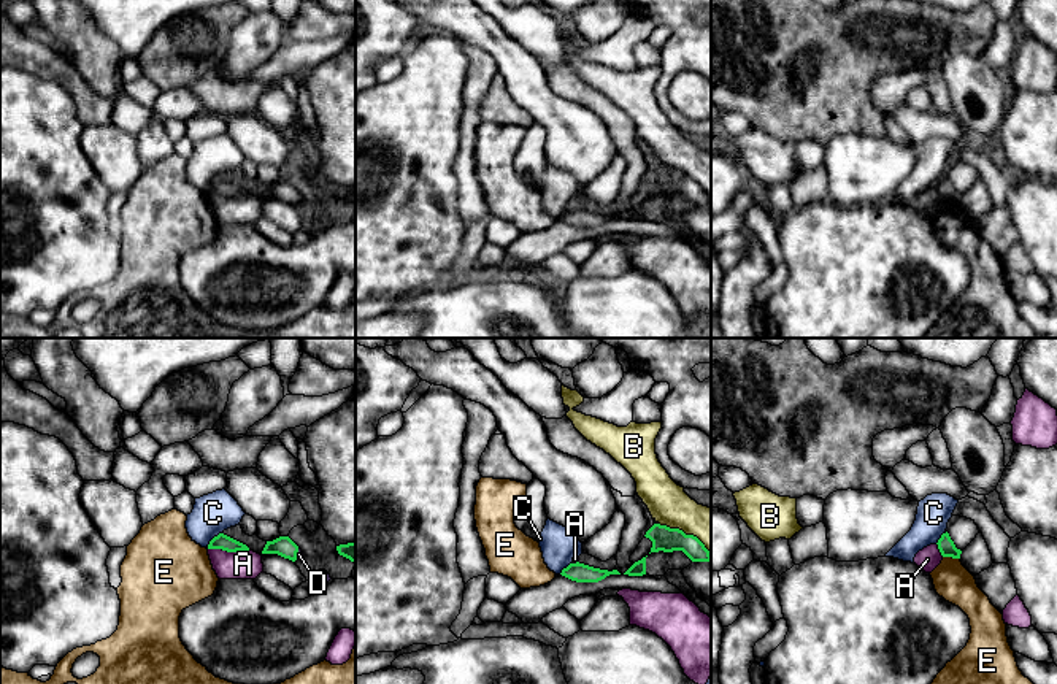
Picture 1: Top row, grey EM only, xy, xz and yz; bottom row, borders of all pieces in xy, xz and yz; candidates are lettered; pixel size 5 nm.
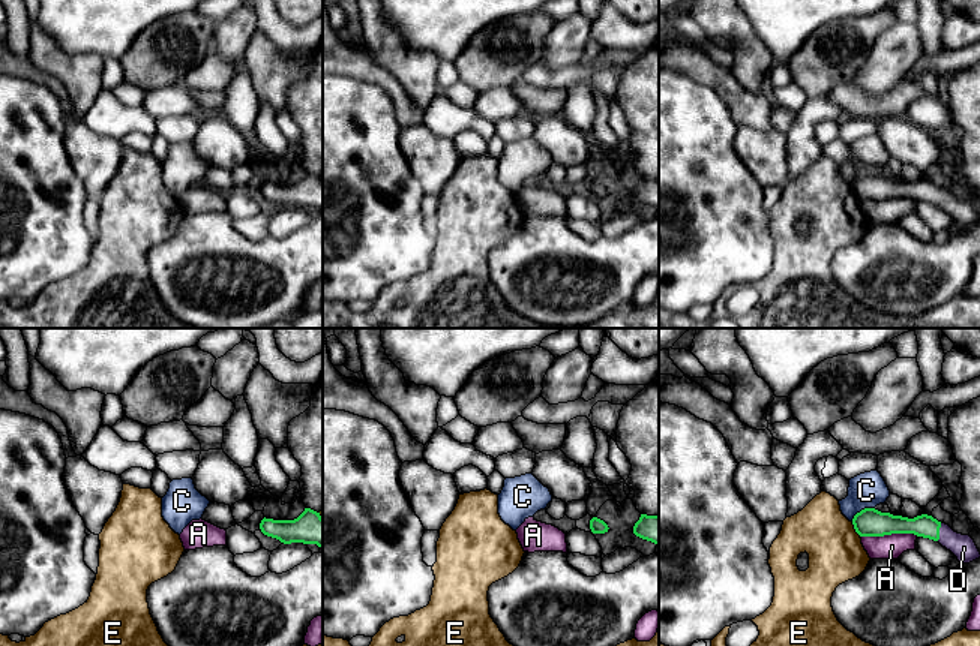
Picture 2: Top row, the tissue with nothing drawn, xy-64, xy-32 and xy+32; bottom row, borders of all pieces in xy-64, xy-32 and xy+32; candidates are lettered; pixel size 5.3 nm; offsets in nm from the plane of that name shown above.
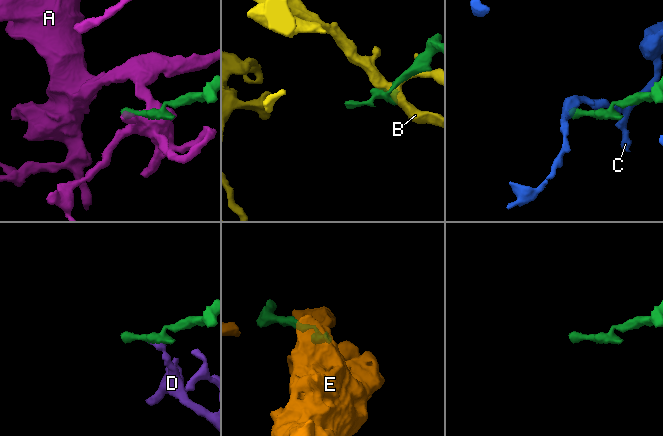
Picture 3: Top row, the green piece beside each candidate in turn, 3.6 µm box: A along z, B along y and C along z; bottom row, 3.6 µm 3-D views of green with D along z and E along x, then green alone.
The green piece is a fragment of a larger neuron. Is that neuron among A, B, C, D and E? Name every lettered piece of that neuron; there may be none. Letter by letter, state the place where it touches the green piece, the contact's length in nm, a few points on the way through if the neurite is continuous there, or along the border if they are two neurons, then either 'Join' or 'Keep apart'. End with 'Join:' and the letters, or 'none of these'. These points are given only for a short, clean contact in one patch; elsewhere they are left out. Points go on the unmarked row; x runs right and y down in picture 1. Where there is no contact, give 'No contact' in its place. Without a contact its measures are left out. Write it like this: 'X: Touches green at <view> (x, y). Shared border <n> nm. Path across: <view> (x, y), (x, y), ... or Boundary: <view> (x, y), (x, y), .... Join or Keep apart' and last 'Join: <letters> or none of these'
A: Touches green at xy (229, 195). Shared border 200 nm. Keep apart
B: Touches green at xz (688, 180). Shared border 320 nm. Keep apart
C: Touches green at xy (213, 183). Shared border 120 nm. Boundary: xy (222, 176), (207, 192). Keep apart
D: Touches green at xy (297, 195). Shared border 60 nm. Path across: xy (284, 191), (297, 195), (299, 199). Join
E: Touches green at yz (951, 200). Shared border 90 nm. Keep apart
Join: D

